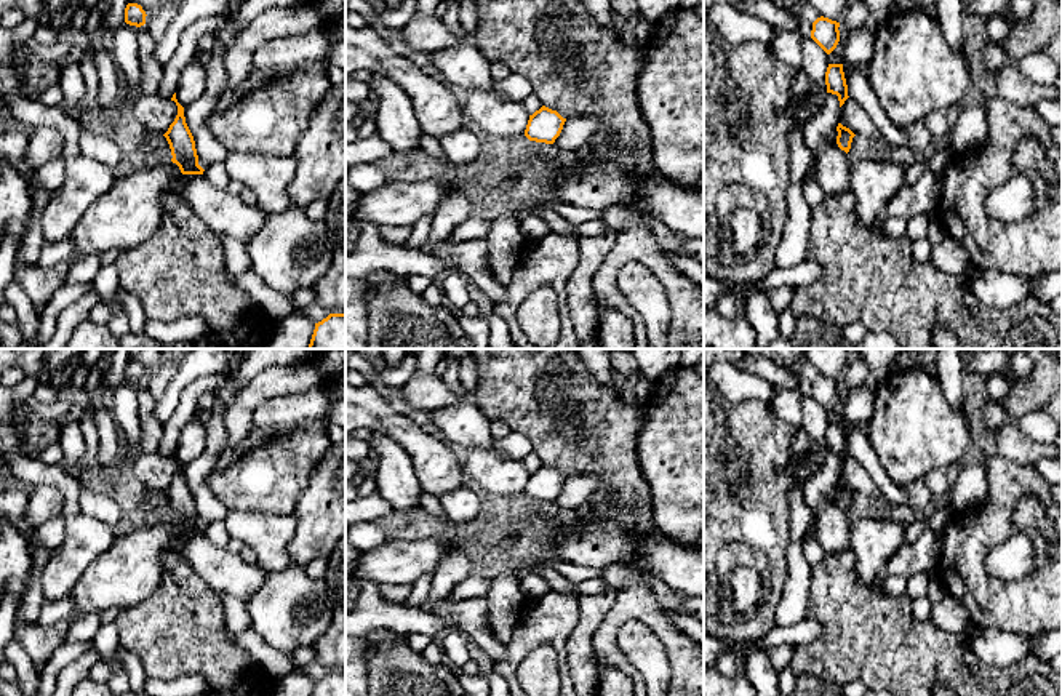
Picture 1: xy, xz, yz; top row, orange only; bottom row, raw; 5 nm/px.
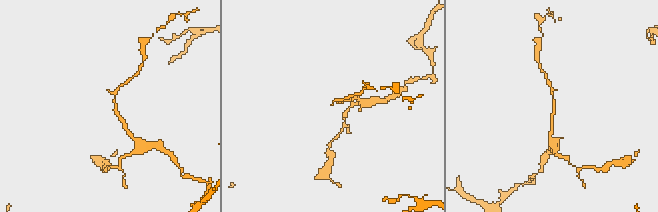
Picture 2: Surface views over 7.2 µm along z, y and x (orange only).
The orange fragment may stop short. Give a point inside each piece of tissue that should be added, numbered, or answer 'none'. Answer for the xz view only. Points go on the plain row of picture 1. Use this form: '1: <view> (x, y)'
none

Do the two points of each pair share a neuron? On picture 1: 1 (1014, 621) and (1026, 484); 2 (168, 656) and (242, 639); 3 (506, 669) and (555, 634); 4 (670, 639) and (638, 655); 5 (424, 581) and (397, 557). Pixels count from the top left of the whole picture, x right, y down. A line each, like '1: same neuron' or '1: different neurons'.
1: same neuron
2: different neurons
3: same neuron
4: different neurons
5: different neurons

